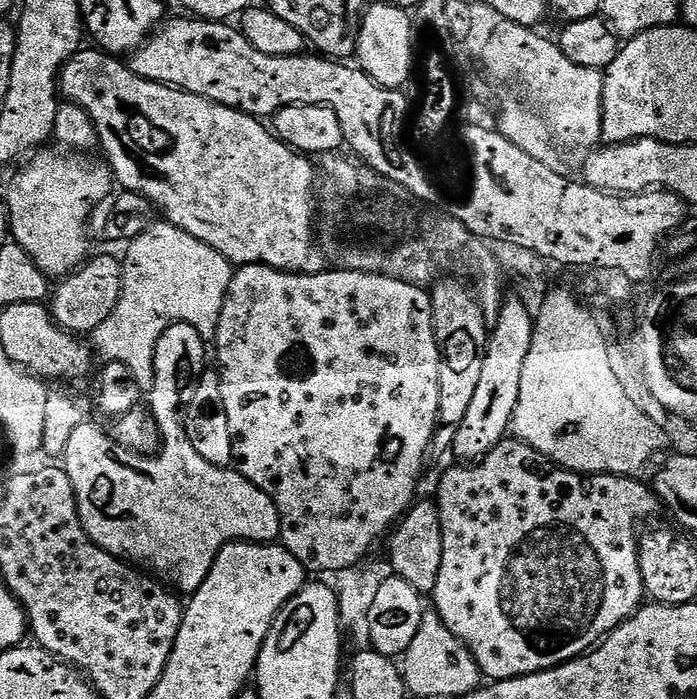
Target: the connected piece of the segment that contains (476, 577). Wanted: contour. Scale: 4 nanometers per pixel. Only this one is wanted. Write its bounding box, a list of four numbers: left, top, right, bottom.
[430,438,658,681]

